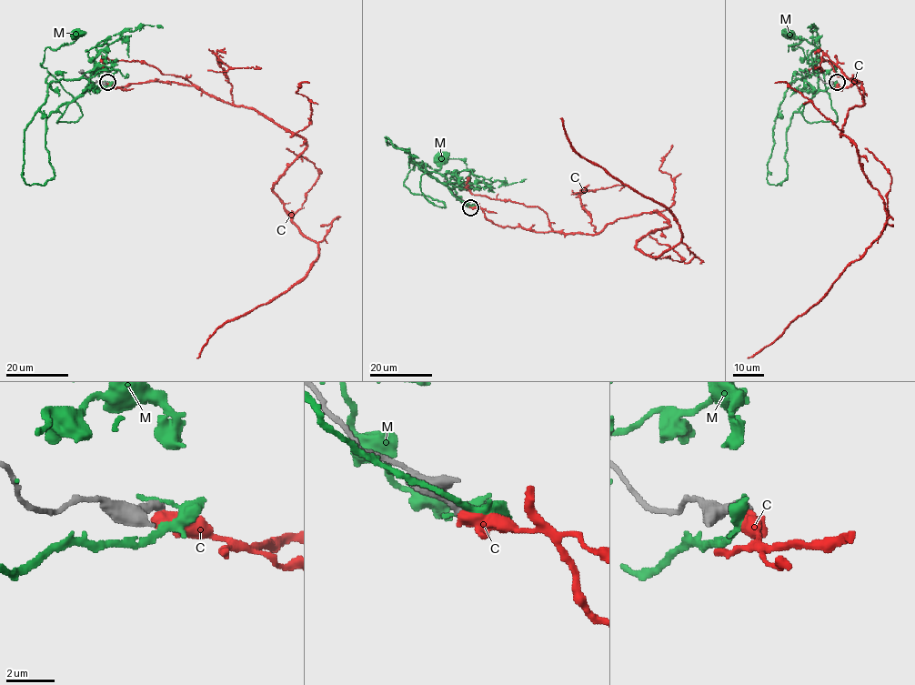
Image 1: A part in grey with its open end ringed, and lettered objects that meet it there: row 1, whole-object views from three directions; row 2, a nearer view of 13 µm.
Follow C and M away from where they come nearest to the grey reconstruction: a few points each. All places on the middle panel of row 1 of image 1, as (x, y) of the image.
C: (471, 206), (588, 234), (659, 213), (669, 226), (636, 247), (677, 246), (675, 216), (582, 157), (561, 117)
M: (469, 206), (430, 174), (421, 176), (422, 194), (445, 206), (403, 183), (417, 163), (439, 170), (439, 157)

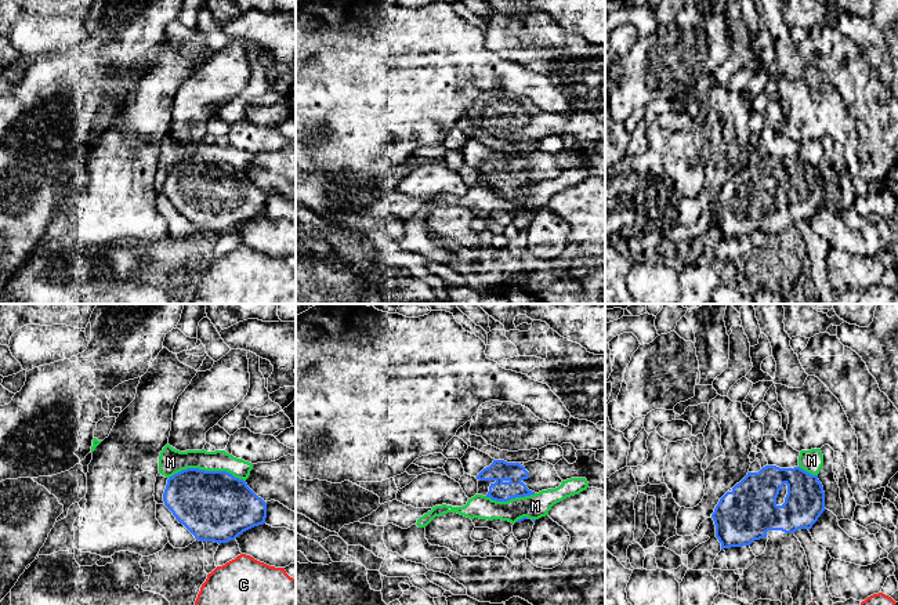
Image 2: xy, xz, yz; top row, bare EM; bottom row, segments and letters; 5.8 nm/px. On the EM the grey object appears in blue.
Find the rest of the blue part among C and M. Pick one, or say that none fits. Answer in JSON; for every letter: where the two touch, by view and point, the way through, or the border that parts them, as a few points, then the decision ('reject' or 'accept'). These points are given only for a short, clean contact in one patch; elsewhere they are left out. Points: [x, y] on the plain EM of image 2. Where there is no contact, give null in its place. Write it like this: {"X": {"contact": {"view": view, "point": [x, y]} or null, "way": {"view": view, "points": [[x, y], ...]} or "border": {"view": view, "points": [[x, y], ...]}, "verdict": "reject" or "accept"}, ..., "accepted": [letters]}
{"C": {"contact": null, "verdict": "reject"}, "M": {"contact": {"view": "xy", "point": [207, 162]}, "verdict": "reject"}, "accepted": []}

